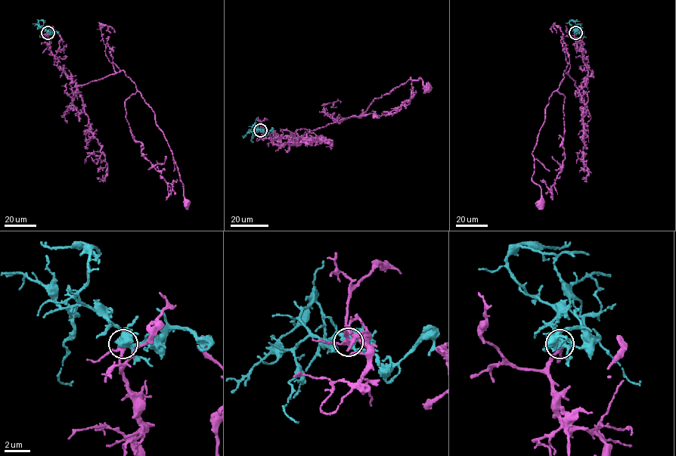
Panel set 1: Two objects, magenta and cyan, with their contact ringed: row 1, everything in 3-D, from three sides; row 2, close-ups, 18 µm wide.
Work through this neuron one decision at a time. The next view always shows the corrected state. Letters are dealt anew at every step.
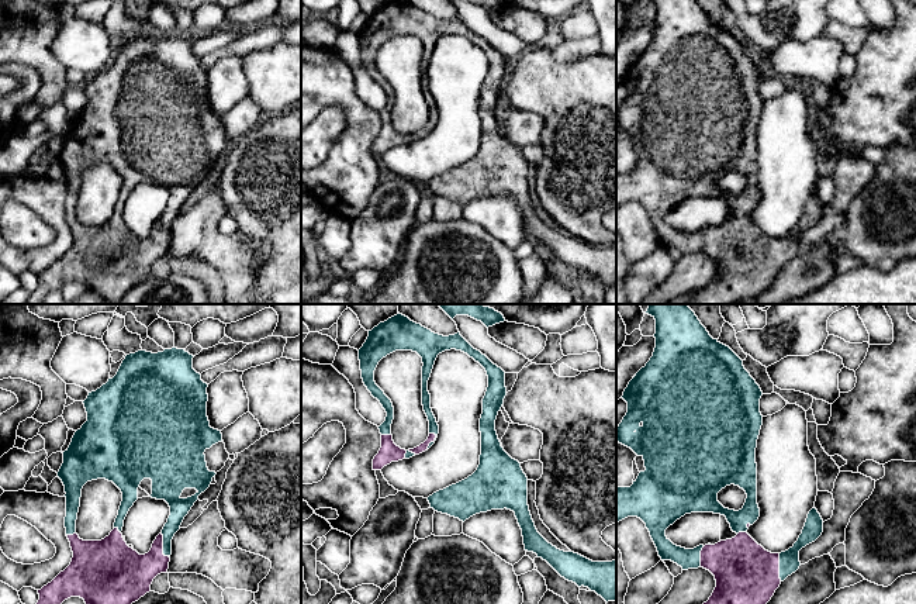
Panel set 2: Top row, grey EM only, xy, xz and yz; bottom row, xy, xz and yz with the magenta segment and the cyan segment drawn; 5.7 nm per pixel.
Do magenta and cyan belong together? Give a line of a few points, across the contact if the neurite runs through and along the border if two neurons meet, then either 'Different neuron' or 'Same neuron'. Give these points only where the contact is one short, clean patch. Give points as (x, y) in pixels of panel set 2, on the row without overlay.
Same neuron

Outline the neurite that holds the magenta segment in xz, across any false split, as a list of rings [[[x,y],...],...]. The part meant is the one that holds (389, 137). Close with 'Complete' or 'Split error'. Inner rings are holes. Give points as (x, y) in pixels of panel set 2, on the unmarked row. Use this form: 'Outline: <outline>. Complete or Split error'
Outline: [[[394,0],[369,15],[366,27],[359,34],[362,63],[387,97],[386,106],[379,111],[381,132],[373,144],[373,155],[419,139],[435,128],[439,110],[431,93],[428,65],[438,39],[450,34],[467,38],[485,54],[488,61],[480,103],[481,139],[480,149],[471,161],[428,182],[431,193],[463,207],[480,197],[511,194],[522,214],[525,235],[536,238],[561,262],[578,272],[588,272],[606,287],[616,286],[616,244],[592,246],[578,238],[557,234],[537,217],[528,190],[528,162],[521,148],[504,135],[495,115],[495,104],[507,80],[505,56],[474,34],[460,17],[443,21],[405,0]],[[395,35],[416,37],[424,48],[422,90],[429,106],[429,121],[424,128],[408,135],[393,125],[394,92],[374,66],[379,46]]]. Split error

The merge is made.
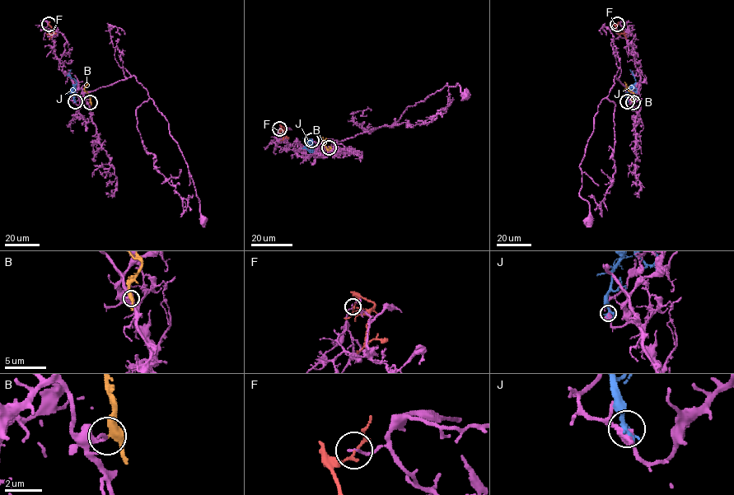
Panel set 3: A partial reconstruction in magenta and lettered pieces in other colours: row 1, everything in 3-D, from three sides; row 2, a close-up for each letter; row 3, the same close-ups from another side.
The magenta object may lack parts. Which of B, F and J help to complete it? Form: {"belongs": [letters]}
{"belongs": []}

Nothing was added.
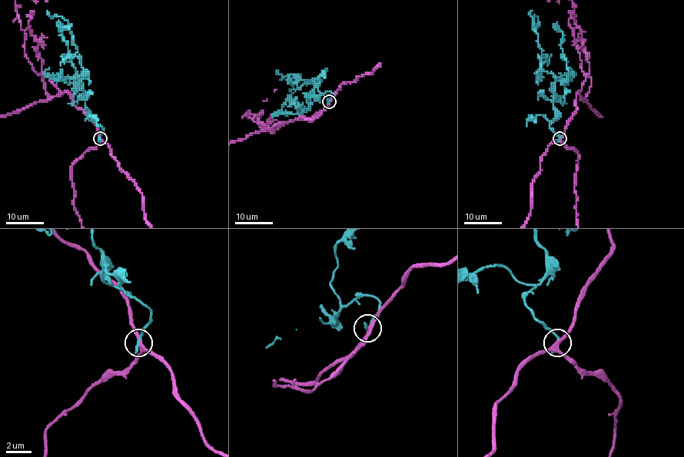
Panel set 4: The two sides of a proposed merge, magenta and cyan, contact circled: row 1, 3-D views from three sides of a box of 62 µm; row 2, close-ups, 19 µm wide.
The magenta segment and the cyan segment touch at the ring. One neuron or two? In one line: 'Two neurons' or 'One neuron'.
Two neurons

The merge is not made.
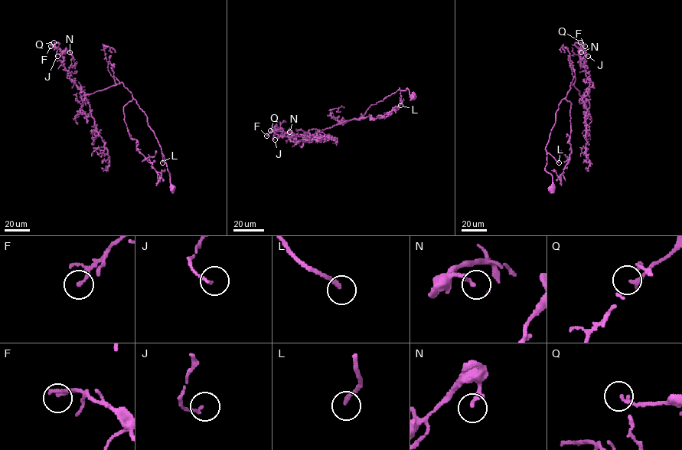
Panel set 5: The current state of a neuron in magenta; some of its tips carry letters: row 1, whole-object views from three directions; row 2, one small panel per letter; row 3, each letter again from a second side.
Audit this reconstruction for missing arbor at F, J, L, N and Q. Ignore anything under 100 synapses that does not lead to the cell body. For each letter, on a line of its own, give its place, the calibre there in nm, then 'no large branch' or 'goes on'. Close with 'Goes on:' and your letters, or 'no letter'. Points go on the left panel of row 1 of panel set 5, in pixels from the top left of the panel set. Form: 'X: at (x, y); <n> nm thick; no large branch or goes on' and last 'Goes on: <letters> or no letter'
F: at (50, 46); 130 nm thick; no large branch
J: at (57, 56); 140 nm thick; no large branch
L: at (162, 162); 180 nm thick; goes on
N: at (70, 52); 190 nm thick; no large branch
Q: at (53, 42); 200 nm thick; no large branch
Goes on: L

